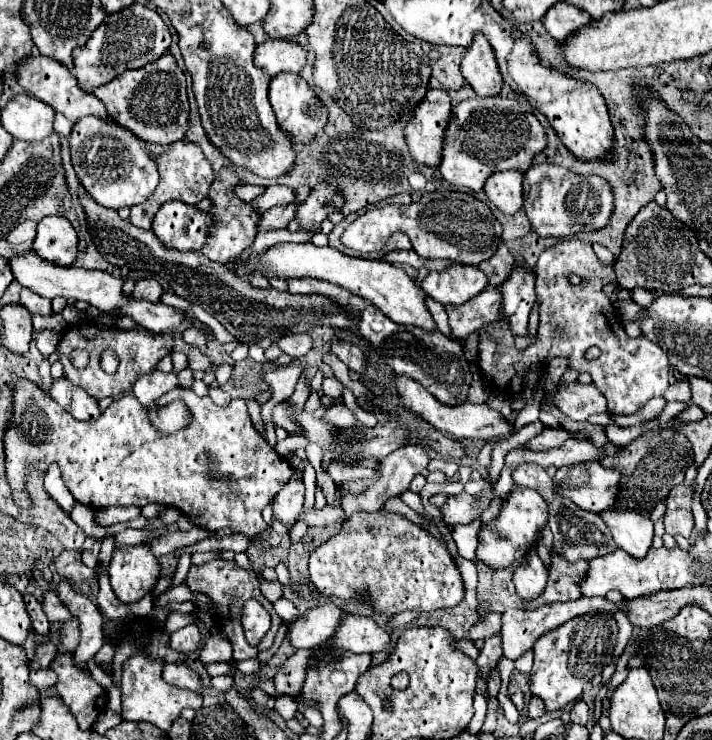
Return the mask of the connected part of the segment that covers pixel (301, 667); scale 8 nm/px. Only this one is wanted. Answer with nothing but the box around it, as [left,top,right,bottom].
[273,649,315,697]

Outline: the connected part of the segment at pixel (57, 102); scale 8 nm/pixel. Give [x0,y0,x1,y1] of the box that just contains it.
[19,55,113,123]

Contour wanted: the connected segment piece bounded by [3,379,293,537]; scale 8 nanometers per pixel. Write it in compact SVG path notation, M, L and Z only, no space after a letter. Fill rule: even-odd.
M17 379L13 385L11 385L11 391L13 391L13 413L11 413L11 421L5 429L5 437L3 437L3 447L5 447L5 471L7 471L7 479L9 479L9 485L11 485L11 493L13 493L13 501L21 507L21 509L31 509L33 507L33 499L29 497L29 491L27 491L27 469L37 469L41 471L43 475L49 471L51 463L57 463L59 469L61 469L61 475L63 475L63 481L65 481L65 487L71 491L71 495L85 507L97 507L97 509L107 509L111 505L115 507L129 507L129 505L137 505L137 507L143 507L147 503L163 503L163 505L171 505L171 507L177 507L181 509L197 527L205 527L209 531L219 531L223 527L231 527L235 533L245 533L249 537L255 537L255 535L261 535L265 529L267 529L267 523L261 519L261 511L263 507L277 495L277 491L293 477L293 471L289 467L289 463L277 455L275 450L268 445L267 441L261 437L261 435L253 427L251 418L249 416L245 401L243 399L233 399L229 407L217 407L211 397L197 397L191 389L183 389L183 387L175 387L173 391L169 391L167 395L159 397L159 401L156 401L156 405L163 406L172 401L183 401L193 417L189 421L187 427L183 427L181 431L177 433L171 433L171 435L161 435L153 423L149 421L149 415L147 409L137 401L135 395L123 395L123 397L117 397L113 399L113 403L103 411L103 415L99 417L99 421L77 421L75 417L71 417L67 411L63 411L53 399L51 395L43 393L41 387L37 387L35 383L27 381L27 379Z

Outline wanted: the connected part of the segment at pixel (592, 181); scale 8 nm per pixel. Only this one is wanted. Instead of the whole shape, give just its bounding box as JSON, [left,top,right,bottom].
[523,163,613,237]

